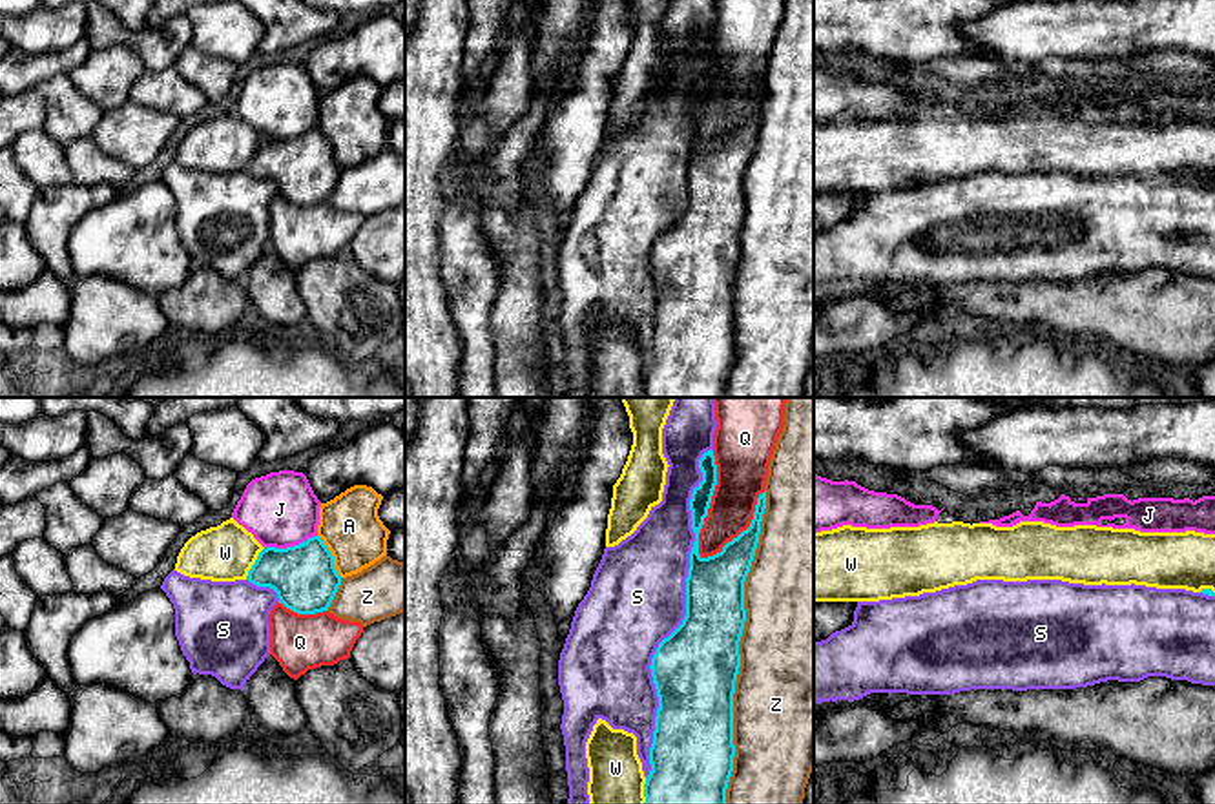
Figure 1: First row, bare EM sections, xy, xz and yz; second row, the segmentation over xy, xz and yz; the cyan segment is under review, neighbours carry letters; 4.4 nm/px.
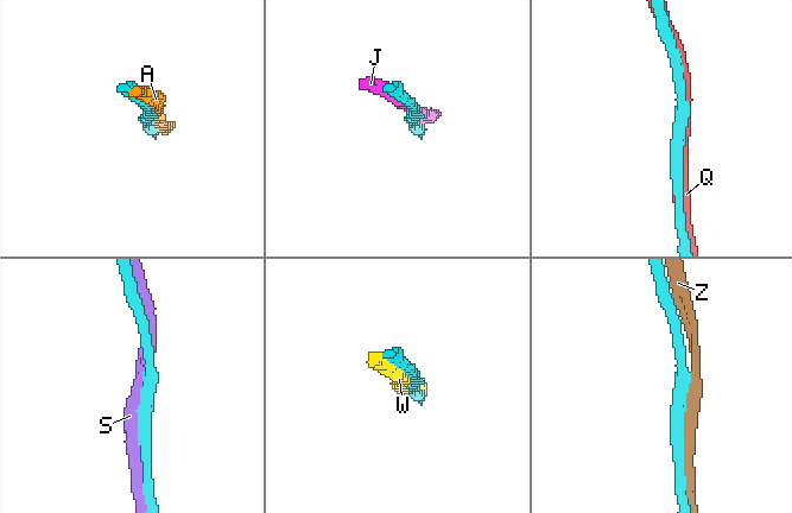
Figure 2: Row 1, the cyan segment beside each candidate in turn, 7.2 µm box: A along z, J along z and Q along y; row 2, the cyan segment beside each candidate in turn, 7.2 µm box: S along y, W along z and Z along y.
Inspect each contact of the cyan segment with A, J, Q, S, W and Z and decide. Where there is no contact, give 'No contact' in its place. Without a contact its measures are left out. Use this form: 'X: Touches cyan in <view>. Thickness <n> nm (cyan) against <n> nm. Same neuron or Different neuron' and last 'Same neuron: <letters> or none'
A: Touches cyan in xy. Thickness 280 nm (cyan) against 280 nm. Different neuron
J: Touches cyan in xy. Thickness 280 nm (cyan) against 320 nm. Different neuron
Q: Touches cyan in xz. Thickness 140 nm (cyan) against 220 nm. Different neuron
S: Touches cyan in xz. Thickness 380 nm (cyan) against 420 nm. Different neuron
W: Touches cyan in xy. Thickness 280 nm (cyan) against 260 nm. Different neuron
Z: Touches cyan in xz. Thickness 380 nm (cyan) against 480 nm. Different neuron
Same neuron: none

